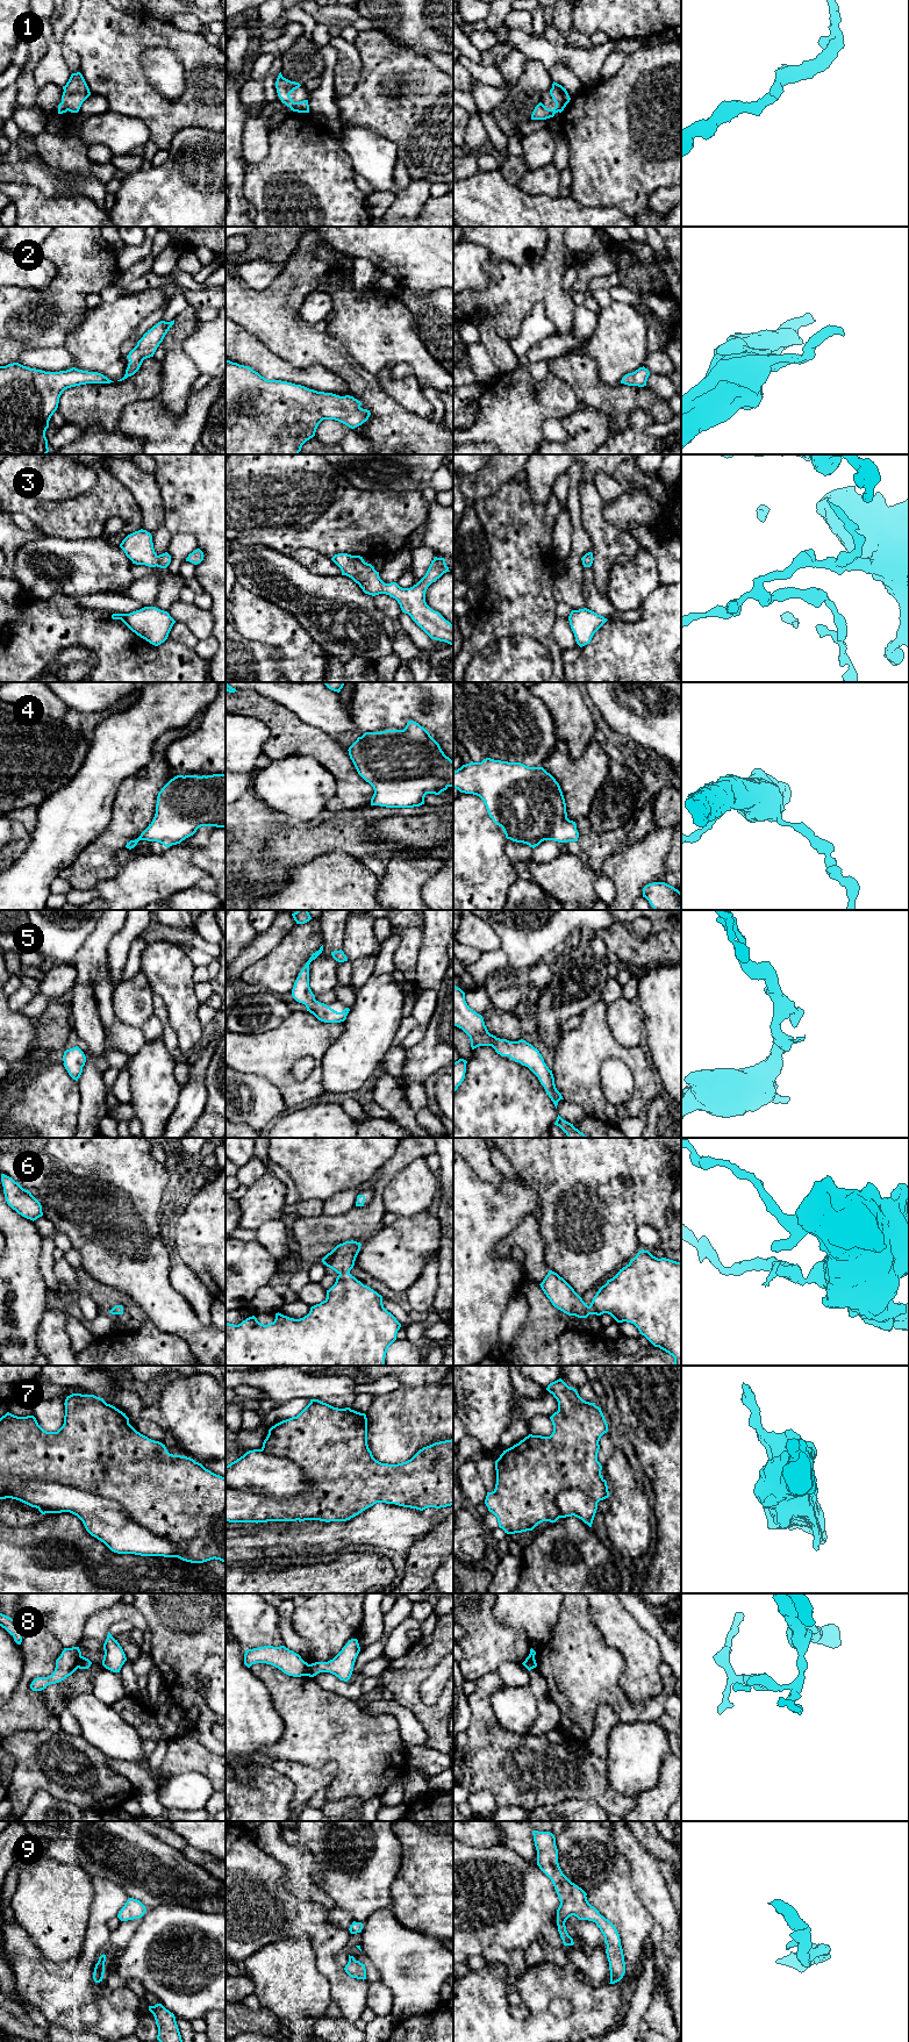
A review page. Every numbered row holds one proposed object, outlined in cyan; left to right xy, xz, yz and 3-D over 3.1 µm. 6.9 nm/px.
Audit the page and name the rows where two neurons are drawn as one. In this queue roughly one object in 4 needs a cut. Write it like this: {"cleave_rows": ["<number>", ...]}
{"cleave_rows": ["7", "8"]}

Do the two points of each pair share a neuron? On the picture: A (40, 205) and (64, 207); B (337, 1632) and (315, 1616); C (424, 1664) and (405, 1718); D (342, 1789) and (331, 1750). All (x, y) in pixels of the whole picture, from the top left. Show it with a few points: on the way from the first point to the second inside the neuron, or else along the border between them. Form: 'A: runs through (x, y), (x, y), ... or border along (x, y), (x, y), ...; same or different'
A: runs through (45, 207), (58, 207); same
B: runs through (331, 1626), (321, 1619); same
C: border along (393, 1700), (407, 1707), (424, 1731); different
D: runs through (343, 1779), (343, 1762), (341, 1760); same

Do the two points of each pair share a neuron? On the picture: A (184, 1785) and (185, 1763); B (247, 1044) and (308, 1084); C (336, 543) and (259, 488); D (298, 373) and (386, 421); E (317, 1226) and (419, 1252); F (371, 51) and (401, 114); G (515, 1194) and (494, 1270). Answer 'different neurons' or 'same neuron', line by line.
A: different neurons
B: same neuron
C: same neuron
D: different neurons
E: different neurons
F: same neuron
G: same neuron

